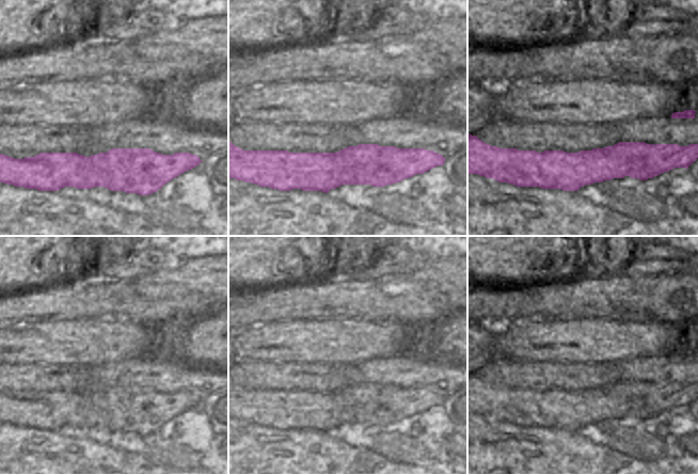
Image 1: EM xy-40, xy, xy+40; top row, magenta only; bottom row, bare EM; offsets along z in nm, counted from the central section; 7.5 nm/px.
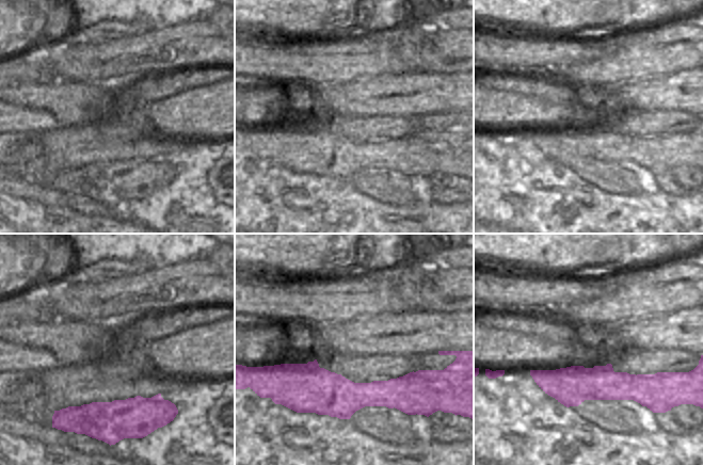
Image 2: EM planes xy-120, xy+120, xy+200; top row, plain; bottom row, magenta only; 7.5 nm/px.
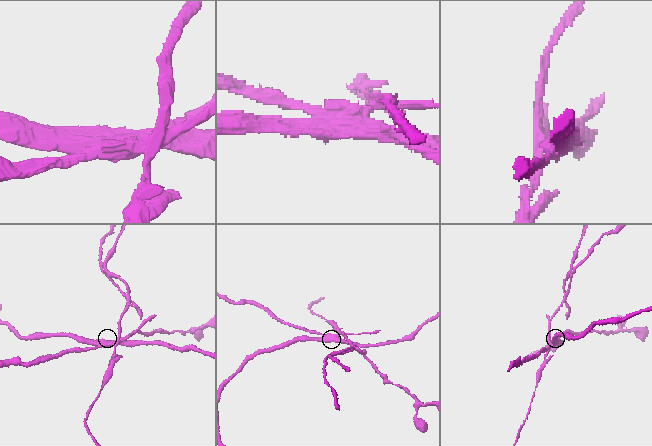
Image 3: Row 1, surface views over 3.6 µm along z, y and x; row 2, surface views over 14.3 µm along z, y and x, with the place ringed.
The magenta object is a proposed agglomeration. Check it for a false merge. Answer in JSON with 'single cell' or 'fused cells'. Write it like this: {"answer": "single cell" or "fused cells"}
{"answer": "fused cells"}

